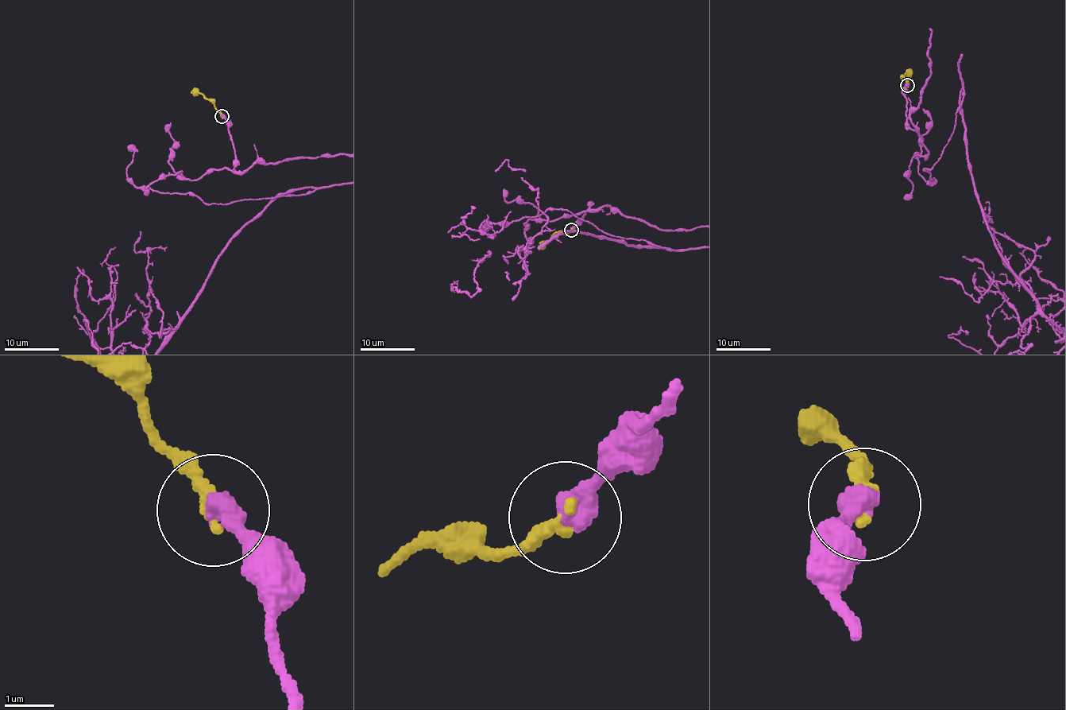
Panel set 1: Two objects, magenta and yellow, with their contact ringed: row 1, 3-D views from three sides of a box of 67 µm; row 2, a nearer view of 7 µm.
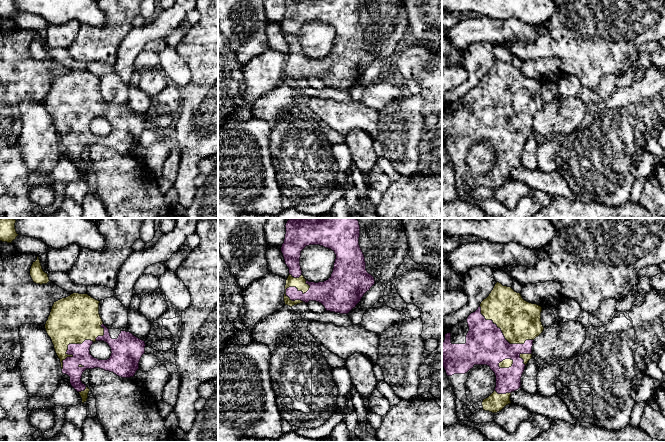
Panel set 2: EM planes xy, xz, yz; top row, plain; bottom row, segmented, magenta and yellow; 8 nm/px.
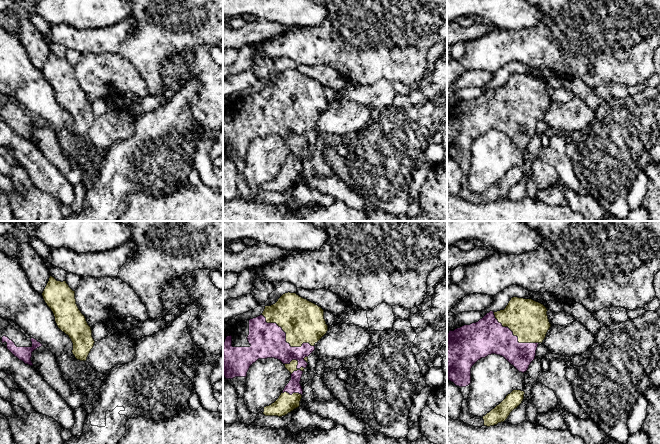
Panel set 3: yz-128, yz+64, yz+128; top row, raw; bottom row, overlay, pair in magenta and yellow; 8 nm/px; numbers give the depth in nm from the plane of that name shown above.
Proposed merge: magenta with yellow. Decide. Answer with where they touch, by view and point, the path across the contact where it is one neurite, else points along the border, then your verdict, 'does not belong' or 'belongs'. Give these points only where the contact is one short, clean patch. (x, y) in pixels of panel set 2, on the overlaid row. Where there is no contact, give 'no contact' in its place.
contact yz (502, 334); belongs

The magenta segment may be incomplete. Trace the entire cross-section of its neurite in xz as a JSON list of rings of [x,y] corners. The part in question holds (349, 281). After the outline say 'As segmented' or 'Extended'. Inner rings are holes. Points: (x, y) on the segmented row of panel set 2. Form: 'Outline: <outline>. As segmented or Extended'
Outline: [[[289,218],[286,225],[284,243],[281,247],[285,264],[289,268],[289,276],[286,280],[284,302],[290,307],[316,301],[321,303],[326,311],[348,314],[361,301],[364,294],[375,284],[374,277],[366,270],[364,254],[359,245],[360,225],[356,218]],[[309,245],[320,245],[331,249],[335,255],[335,263],[331,277],[324,282],[309,282],[302,275],[300,266],[301,251]]]. Extended

